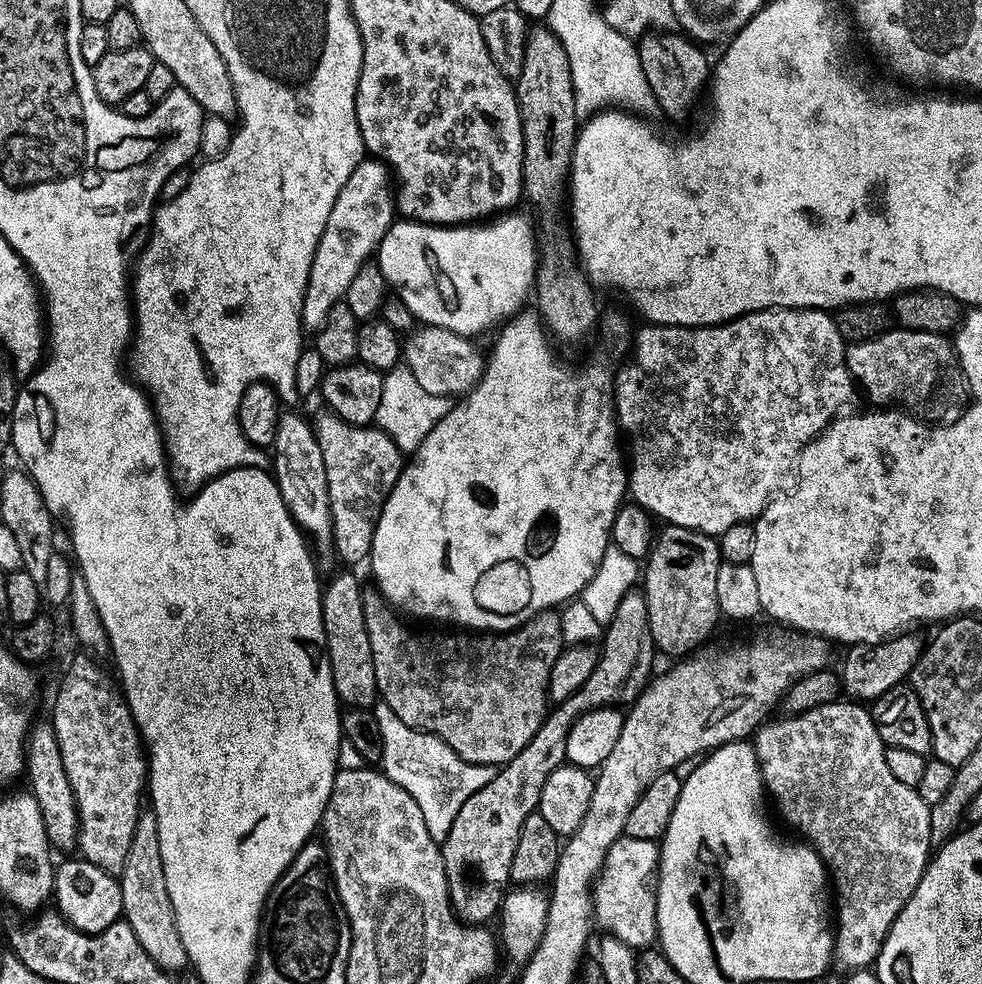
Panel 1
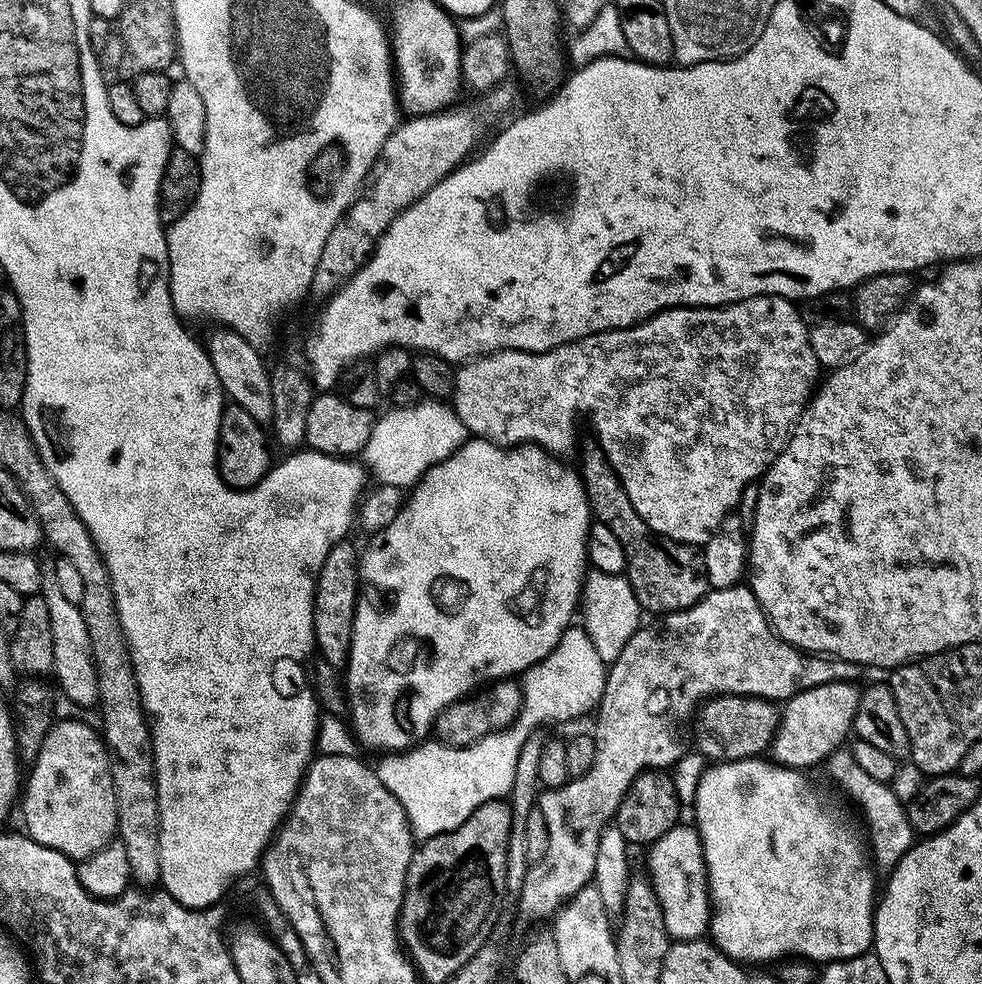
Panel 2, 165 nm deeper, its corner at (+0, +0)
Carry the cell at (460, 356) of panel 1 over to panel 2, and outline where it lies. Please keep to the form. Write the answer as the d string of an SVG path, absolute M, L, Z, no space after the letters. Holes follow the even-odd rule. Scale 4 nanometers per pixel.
M755 296L749 300L738 300L735 304L722 304L719 308L667 308L640 324L633 324L631 328L595 332L581 340L558 346L550 352L491 352L488 356L478 356L461 363L455 369L450 407L458 414L458 418L462 418L473 437L501 446L535 444L537 448L543 448L557 458L567 457L567 452L572 447L577 447L576 412L588 412L592 419L592 428L596 431L595 439L604 452L604 457L608 459L634 510L638 510L648 529L665 540L704 546L721 527L719 524L723 522L727 512L743 498L744 491L752 483L753 487L774 463L818 387L822 369L810 346L809 325L804 325L796 308L799 307L784 296Z

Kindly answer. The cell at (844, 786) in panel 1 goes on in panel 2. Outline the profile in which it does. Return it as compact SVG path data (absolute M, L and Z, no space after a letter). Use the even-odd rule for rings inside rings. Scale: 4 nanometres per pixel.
M837 750L828 757L826 761L828 772L832 780L860 807L864 820L868 823L867 839L870 841L870 852L874 857L874 864L877 869L895 868L899 860L903 858L914 843L914 833L905 805L894 795L888 784L878 782L866 774L858 762L854 762L851 751ZM872 839L872 840L871 840ZM876 855L876 856L875 856Z

